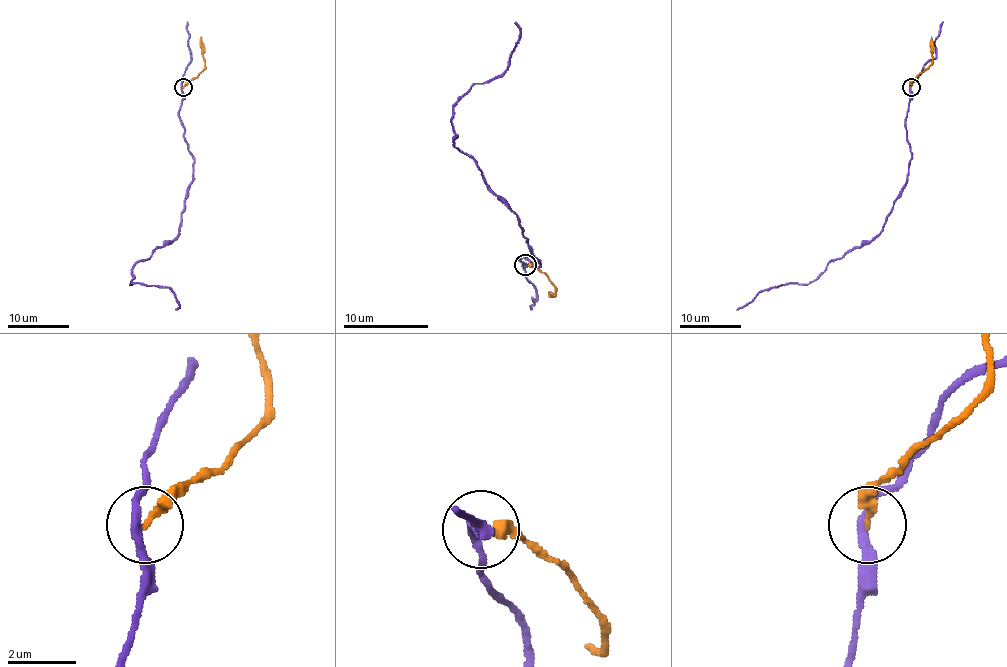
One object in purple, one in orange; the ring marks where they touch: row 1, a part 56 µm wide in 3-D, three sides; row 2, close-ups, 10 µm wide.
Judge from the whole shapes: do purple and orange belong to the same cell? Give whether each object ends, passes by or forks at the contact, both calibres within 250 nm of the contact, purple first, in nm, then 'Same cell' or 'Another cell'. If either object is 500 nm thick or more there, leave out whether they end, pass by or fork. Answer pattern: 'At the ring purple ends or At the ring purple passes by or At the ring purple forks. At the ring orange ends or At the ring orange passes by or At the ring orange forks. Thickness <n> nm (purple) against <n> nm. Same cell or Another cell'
At the ring purple passes by. At the ring orange ends. Thickness 240 nm (purple) against 260 nm. Another cell

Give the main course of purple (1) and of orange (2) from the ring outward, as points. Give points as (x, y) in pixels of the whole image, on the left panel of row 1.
1: (182, 88), (181, 124), (193, 175), (179, 230), (135, 263), (130, 282), (167, 286), (179, 305), (176, 309)
2: (182, 88), (204, 68), (201, 37)

